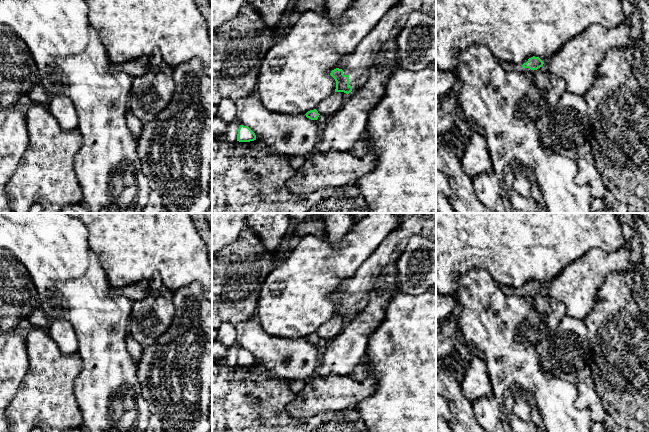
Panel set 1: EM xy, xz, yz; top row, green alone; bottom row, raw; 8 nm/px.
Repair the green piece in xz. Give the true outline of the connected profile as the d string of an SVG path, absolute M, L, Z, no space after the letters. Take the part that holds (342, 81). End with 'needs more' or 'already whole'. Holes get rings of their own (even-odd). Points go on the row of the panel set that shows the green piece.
M402 0L390 9L357 45L355 51L343 56L339 66L331 71L330 75L336 81L335 92L344 92L348 95L352 91L349 76L358 79L367 76L383 44L395 39L395 35L415 10L422 10L436 16L436 0Z | needs more

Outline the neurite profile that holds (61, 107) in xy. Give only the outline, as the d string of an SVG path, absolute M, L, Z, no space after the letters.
M52 96L47 106L63 130L72 130L78 127L78 116L69 97Z

